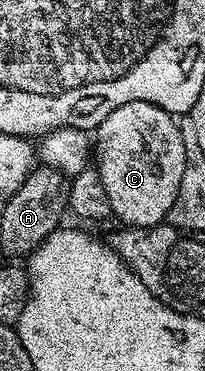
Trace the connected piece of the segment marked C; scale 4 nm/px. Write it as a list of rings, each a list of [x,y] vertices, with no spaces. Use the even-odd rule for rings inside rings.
[[[143,101],[124,103],[98,124],[96,130],[96,168],[100,179],[104,179],[104,191],[108,191],[110,212],[126,225],[135,225],[138,231],[152,229],[169,218],[172,203],[176,203],[176,191],[184,179],[186,156],[184,139],[178,130],[178,121],[160,107]]]

